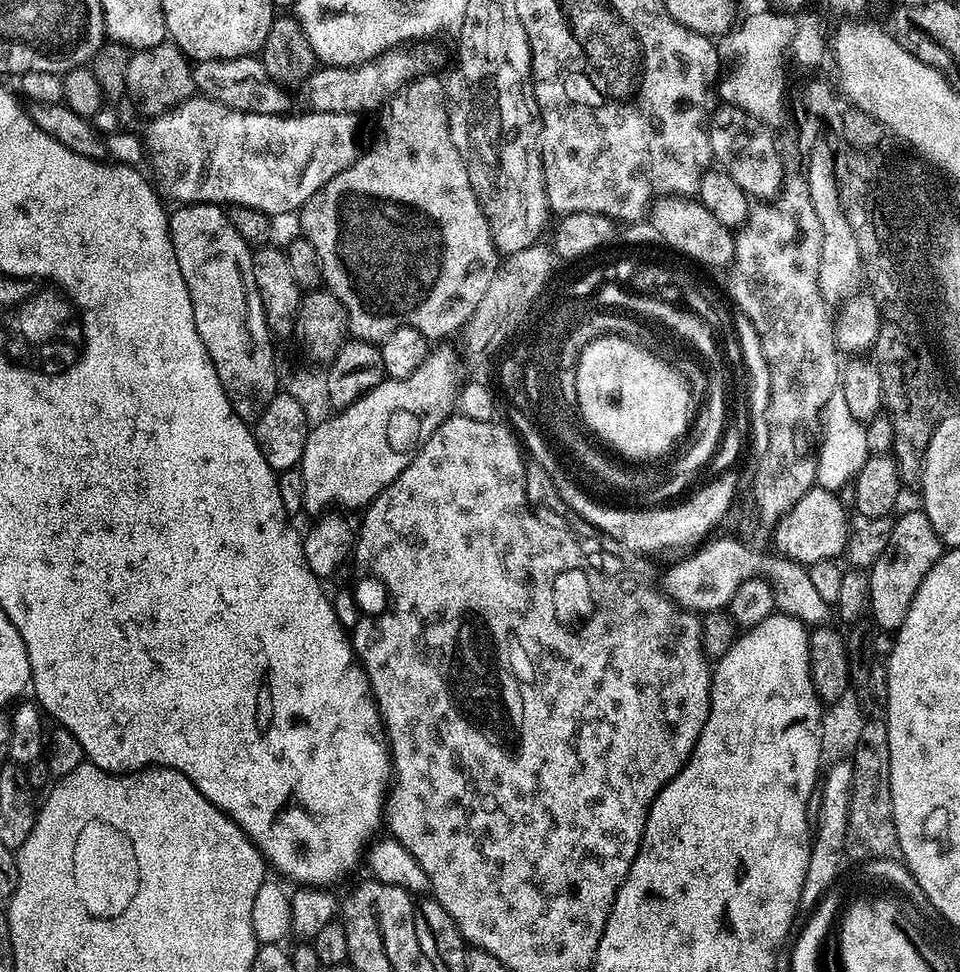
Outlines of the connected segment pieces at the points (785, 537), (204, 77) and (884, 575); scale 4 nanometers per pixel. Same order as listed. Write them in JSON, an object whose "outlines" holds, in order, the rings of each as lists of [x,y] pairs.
{"outlines":[[[[814,486],[788,511],[778,522],[776,544],[779,555],[797,560],[799,564],[809,566],[822,560],[833,560],[845,555],[850,527],[848,528],[849,509],[844,506],[835,492]]],[[[239,56],[229,60],[202,60],[193,67],[192,77],[196,83],[196,92],[199,95],[208,97],[214,102],[222,102],[222,106],[230,106],[239,112],[249,112],[250,114],[284,114],[289,111],[288,96],[289,94],[283,87],[276,84],[267,73],[266,66],[260,58],[256,56]]],[[[923,510],[904,512],[895,517],[890,542],[886,542],[886,550],[882,550],[868,572],[868,612],[872,616],[871,623],[876,623],[879,631],[895,634],[902,622],[906,622],[910,602],[914,602],[914,594],[918,594],[922,578],[930,574],[941,555],[942,545],[938,534],[934,526],[930,526],[930,518]]]]}

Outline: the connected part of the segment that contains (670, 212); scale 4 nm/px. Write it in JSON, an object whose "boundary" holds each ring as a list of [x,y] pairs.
{"boundary":[[[664,194],[652,201],[650,205],[650,220],[652,216],[652,228],[673,248],[700,264],[709,264],[712,268],[723,269],[732,263],[734,254],[733,229],[728,228],[699,199],[689,198],[684,194]]]}

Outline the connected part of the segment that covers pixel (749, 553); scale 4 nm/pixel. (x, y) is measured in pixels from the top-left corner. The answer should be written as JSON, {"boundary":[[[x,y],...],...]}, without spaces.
{"boundary":[[[709,539],[701,543],[695,551],[688,554],[693,554],[693,556],[688,556],[685,560],[680,560],[665,570],[659,587],[664,595],[681,609],[697,614],[719,612],[727,609],[730,598],[734,598],[734,590],[738,590],[742,582],[755,576],[763,577],[765,580],[770,578],[768,554],[763,551],[755,552],[754,549],[748,548],[752,546],[742,540],[719,539]]]}

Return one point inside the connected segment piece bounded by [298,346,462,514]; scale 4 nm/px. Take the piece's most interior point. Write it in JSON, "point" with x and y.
{"point":[359,451]}

